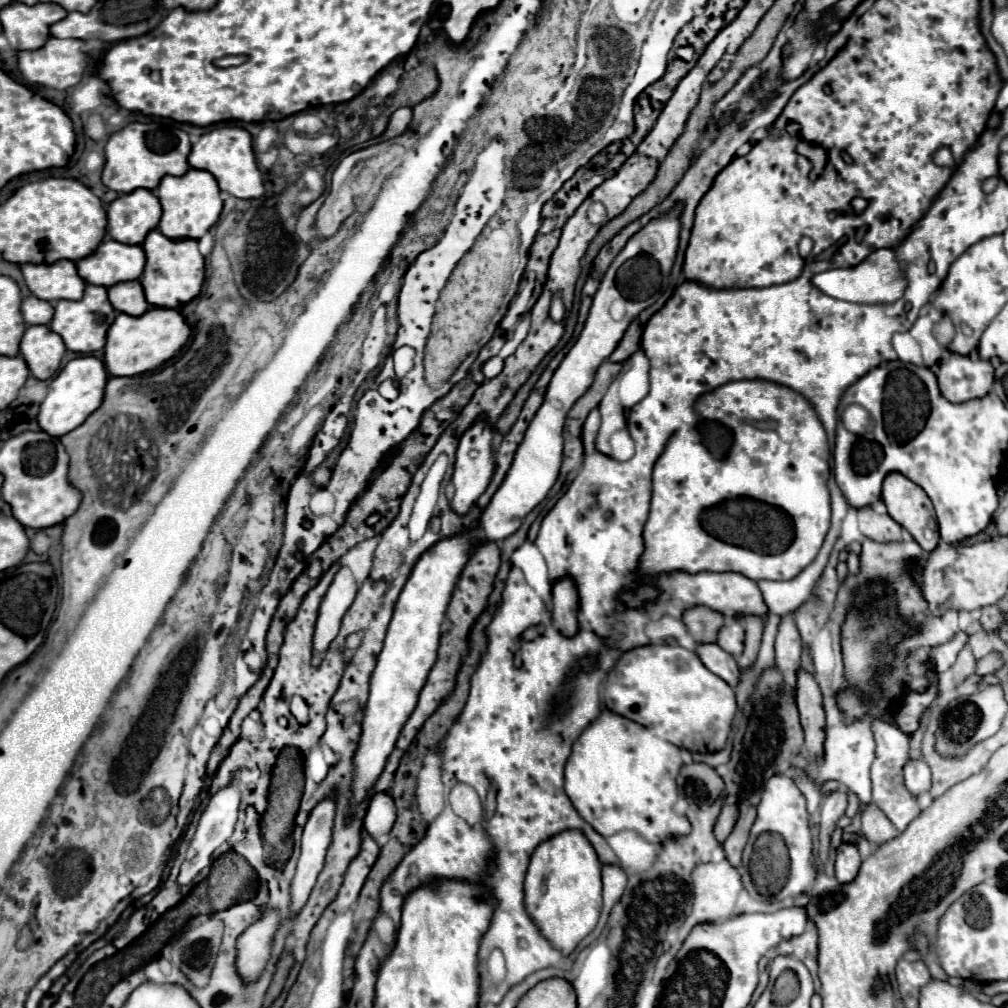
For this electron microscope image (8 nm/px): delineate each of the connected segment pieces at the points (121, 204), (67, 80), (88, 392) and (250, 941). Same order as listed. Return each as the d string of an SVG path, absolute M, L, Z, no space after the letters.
M138 188L108 206L108 232L122 244L142 244L162 218L160 200L152 190Z
M50 38L42 48L38 50L26 50L20 52L18 56L18 68L22 72L22 76L30 82L30 84L40 84L40 86L48 86L48 88L56 88L56 90L66 90L70 86L76 86L82 76L84 70L88 66L88 54L82 50L84 40L60 40L60 38Z
M80 356L80 358L70 360L58 372L58 376L52 378L52 382L48 386L48 396L44 398L44 402L40 406L40 414L38 414L40 428L56 438L78 428L102 404L104 386L108 382L108 378L110 376L106 372L104 362L98 360L96 356Z
M266 914L266 918L260 918L242 934L238 940L238 974L244 978L244 982L258 980L262 968L266 966L270 958L270 946L272 938L278 930L278 914Z

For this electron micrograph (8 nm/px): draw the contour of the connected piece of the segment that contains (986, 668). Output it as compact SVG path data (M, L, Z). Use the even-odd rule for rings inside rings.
M992 652L992 654L988 654L986 658L978 660L976 674L980 674L980 676L986 676L986 674L992 674L994 670L998 670L998 668L1002 668L1002 666L1004 666L1004 658Z

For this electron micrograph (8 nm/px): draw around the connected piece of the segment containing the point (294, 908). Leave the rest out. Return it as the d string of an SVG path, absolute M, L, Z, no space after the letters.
M330 800L320 802L312 810L312 814L304 826L302 852L298 858L292 886L290 886L290 916L296 916L302 910L302 906L306 904L306 900L314 888L314 882L324 866L324 856L330 846L334 810L336 810L334 802L330 802Z

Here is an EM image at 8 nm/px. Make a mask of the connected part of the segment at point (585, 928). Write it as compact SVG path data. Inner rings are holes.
M564 830L542 842L532 858L524 880L524 906L536 922L540 934L564 956L572 954L580 940L584 940L598 924L602 908L602 864L578 830Z

